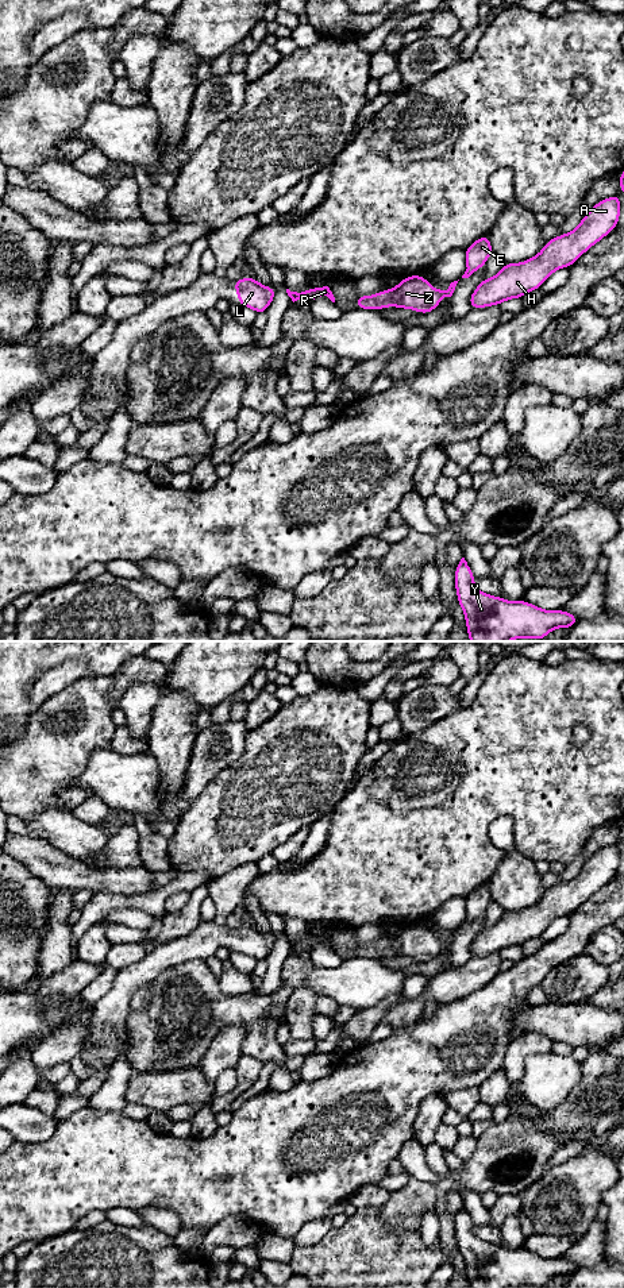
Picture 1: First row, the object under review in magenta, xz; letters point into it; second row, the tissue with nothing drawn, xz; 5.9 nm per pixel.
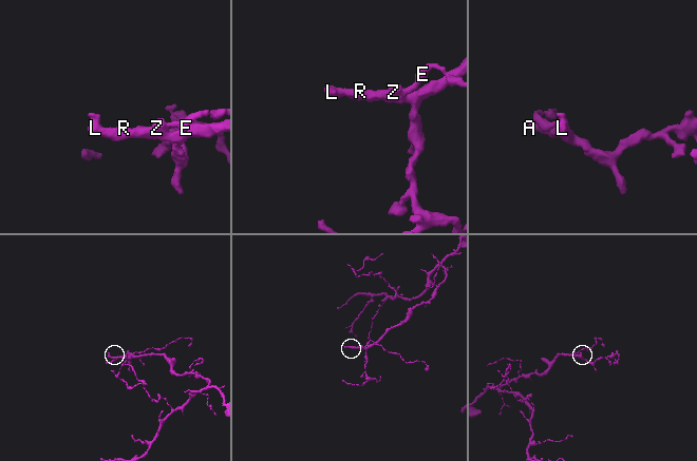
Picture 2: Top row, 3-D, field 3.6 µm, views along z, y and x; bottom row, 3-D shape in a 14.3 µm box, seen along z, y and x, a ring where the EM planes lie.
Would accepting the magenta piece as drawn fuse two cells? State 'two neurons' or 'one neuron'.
one neuron

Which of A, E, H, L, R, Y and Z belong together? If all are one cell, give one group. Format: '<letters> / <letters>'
A E H L R Y Z

